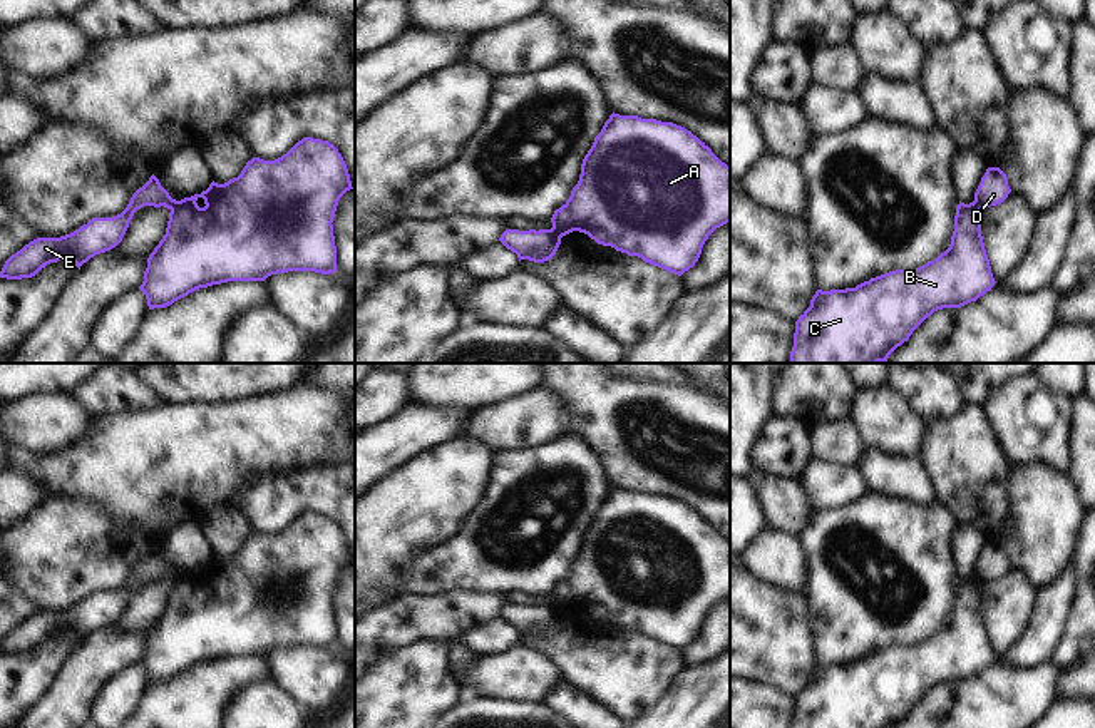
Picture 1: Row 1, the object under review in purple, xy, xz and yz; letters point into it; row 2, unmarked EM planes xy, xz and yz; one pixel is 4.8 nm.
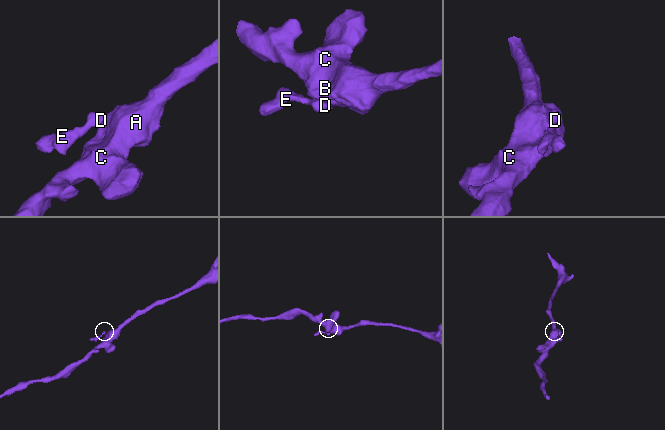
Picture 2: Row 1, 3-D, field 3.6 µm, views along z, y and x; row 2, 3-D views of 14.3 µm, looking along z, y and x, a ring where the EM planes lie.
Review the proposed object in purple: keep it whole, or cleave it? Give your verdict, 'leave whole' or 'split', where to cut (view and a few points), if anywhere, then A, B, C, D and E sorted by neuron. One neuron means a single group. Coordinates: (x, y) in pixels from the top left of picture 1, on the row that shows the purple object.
split; cut in xz along (550, 230), (560, 240); A B C / D E

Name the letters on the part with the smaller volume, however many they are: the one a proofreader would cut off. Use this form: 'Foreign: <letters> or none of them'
Foreign: D, E

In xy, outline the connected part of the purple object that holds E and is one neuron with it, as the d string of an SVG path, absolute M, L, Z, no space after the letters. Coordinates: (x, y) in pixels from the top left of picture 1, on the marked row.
M152 174L149 181L132 194L127 208L121 214L112 218L92 218L87 224L60 238L37 238L30 241L5 261L0 278L32 278L47 264L60 259L70 259L80 269L90 258L111 251L122 241L137 209L144 206L174 209L176 204L177 201L169 196Z

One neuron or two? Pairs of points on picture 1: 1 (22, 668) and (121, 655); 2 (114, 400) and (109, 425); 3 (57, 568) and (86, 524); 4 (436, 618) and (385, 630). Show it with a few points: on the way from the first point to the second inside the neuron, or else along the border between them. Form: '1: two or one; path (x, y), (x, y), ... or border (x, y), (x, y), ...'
1: two; border (79, 645), (41, 697)
2: two; border (151, 407), (106, 412), (94, 417)
3: one; path (57, 558), (76, 534)
4: one; path (424, 618), (416, 618), (409, 625), (397, 625)

